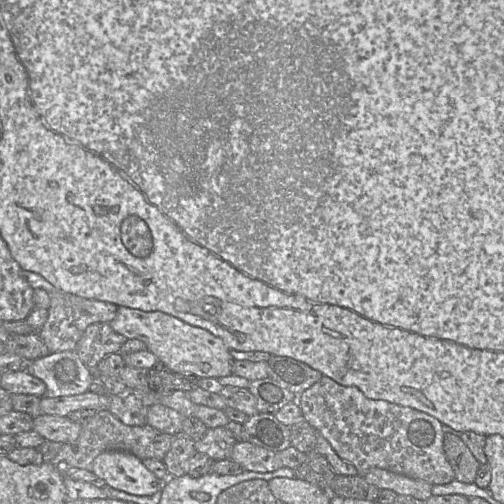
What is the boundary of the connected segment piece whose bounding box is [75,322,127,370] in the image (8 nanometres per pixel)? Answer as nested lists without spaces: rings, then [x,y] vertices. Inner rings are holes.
[[[108,322],[95,323],[82,332],[75,351],[90,370],[95,370],[105,356],[119,353],[126,340]]]

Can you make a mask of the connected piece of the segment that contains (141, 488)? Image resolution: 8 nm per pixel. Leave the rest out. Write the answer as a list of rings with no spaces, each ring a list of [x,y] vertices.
[[[107,451],[99,454],[93,461],[92,473],[115,490],[137,496],[151,496],[162,490],[164,483],[164,480],[159,480],[139,458],[123,451]]]

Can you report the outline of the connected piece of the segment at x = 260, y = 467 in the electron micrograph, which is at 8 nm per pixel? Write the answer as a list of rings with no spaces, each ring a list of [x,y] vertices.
[[[249,441],[236,442],[230,460],[238,463],[244,471],[266,473],[282,468],[282,462],[278,460],[277,453]]]

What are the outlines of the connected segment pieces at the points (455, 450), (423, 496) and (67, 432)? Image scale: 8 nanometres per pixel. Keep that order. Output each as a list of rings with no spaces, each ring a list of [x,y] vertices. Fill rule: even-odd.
[[[444,433],[443,449],[454,471],[455,479],[462,483],[475,482],[480,463],[461,438]]]
[[[372,468],[364,479],[379,490],[389,489],[397,495],[408,495],[426,501],[432,495],[432,486],[426,481],[413,479],[381,468]]]
[[[42,414],[34,417],[32,430],[47,441],[73,443],[79,437],[81,428],[81,424],[67,416]]]

